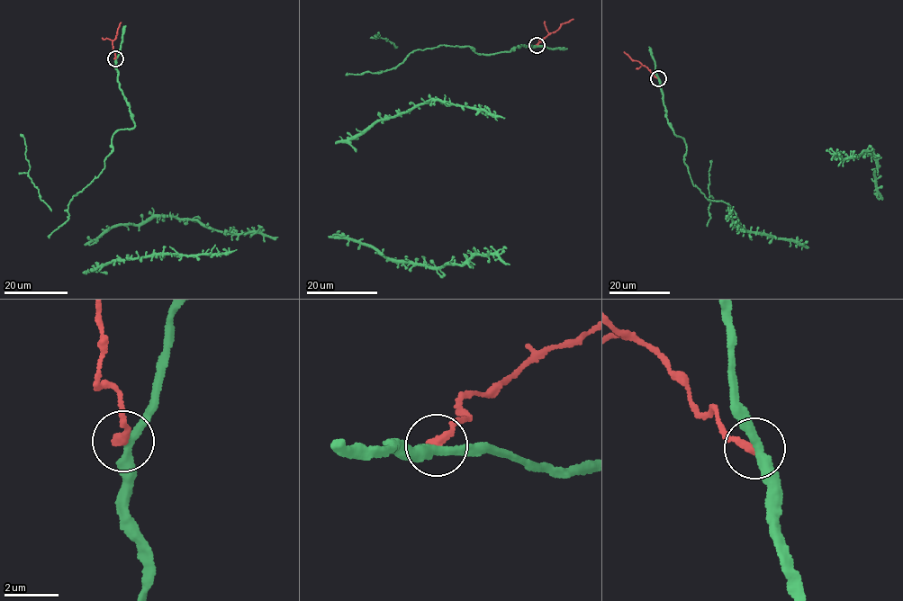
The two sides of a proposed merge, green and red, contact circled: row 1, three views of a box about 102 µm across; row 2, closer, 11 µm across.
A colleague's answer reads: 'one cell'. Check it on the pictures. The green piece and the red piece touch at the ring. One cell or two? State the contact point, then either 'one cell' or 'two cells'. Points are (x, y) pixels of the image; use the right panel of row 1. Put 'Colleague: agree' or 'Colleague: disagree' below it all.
place (658, 78); two cells
Colleague: disagree

